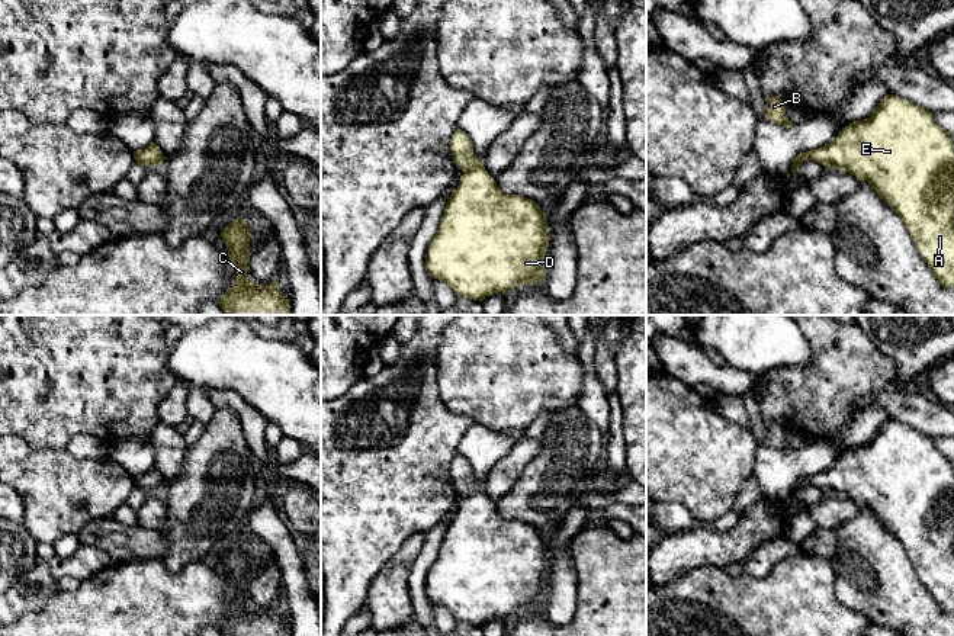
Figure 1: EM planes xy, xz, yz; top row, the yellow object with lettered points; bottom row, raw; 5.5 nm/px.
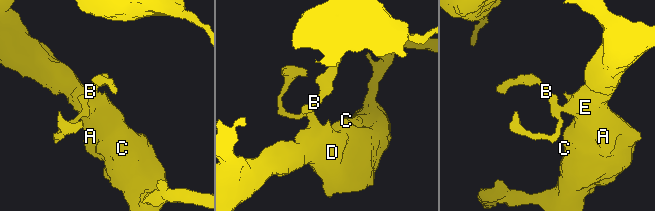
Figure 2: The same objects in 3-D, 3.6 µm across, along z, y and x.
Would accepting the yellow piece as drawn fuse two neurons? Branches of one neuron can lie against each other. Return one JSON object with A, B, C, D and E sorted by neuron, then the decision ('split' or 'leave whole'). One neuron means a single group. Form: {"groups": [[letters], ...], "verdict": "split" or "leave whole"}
{"groups": [["A", "B", "C", "D", "E"]], "verdict": "leave whole"}

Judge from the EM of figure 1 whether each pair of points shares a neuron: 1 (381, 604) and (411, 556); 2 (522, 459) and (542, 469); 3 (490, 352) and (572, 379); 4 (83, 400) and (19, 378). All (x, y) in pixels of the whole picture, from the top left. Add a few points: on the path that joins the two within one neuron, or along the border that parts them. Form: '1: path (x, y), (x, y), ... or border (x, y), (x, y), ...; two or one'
1: path (389, 593), (394, 575), (400, 568); one
2: border (539, 439), (539, 452), (526, 465), (508, 491); two
3: path (510, 370), (513, 373), (532, 373), (552, 379); one
4: path (67, 400), (50, 400), (42, 404), (35, 394); one

